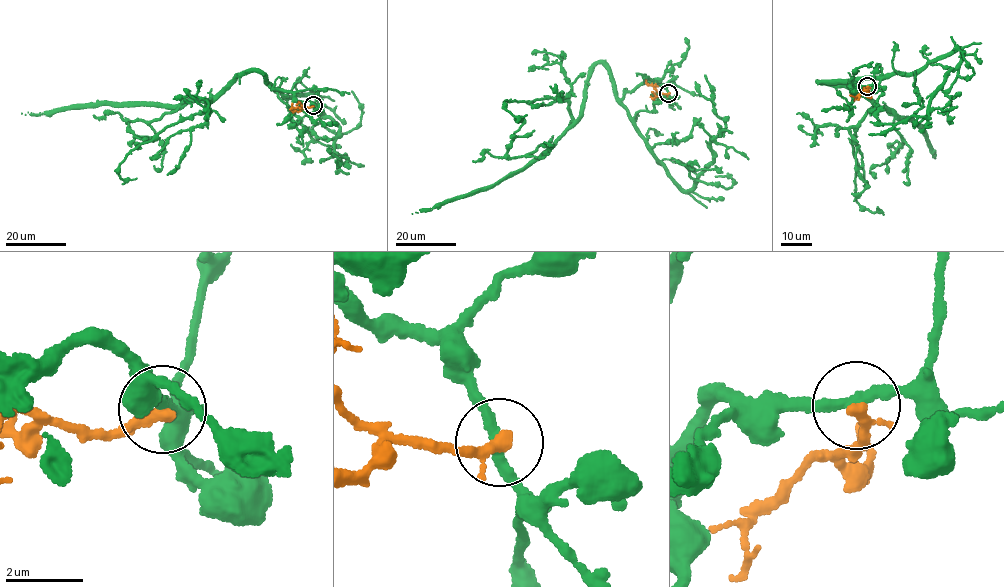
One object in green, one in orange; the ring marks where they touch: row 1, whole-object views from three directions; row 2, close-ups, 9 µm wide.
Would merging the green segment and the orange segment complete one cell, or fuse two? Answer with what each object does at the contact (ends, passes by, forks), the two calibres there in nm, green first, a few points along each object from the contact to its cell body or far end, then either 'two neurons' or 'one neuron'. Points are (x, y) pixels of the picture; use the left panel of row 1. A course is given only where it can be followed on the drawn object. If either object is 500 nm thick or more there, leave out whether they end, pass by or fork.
green passes by; orange passes by; calibres 280 and 240 nm; course green (313, 105), (275, 90), (267, 78), (250, 71), (209, 99), (22, 113); course orange (313, 105), (293, 107), (292, 103); two neurons

